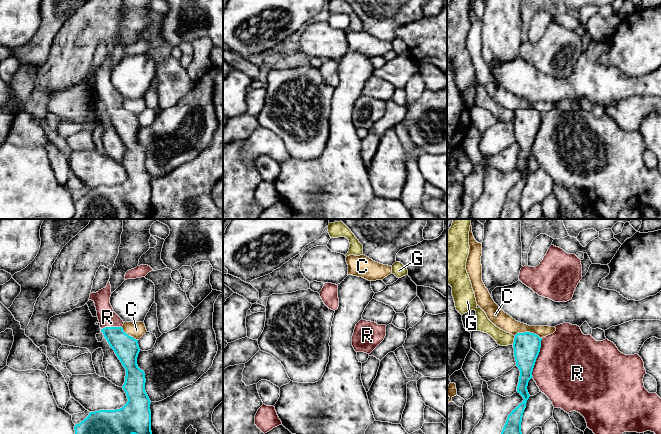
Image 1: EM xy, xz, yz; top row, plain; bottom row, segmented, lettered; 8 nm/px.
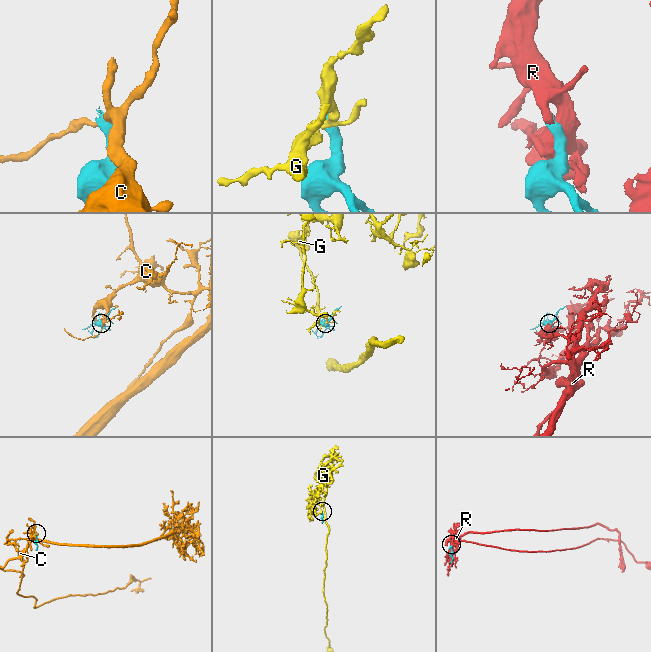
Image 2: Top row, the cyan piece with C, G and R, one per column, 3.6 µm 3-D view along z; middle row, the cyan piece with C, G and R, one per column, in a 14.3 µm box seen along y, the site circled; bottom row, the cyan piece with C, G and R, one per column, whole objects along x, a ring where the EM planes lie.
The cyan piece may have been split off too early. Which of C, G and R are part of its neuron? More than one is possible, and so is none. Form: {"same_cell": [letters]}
{"same_cell": ["R"]}

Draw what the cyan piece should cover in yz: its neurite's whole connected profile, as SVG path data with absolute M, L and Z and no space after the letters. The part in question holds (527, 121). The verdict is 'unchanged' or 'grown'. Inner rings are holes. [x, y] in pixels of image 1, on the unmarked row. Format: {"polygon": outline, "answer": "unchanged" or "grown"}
{"polygon": "M563 99L555 104L553 110L543 114L530 108L515 111L514 133L520 146L517 168L524 176L508 191L498 219L524 219L521 198L530 173L527 162L531 154L540 167L550 175L554 184L561 184L567 189L571 187L580 189L585 194L587 203L597 212L597 216L603 219L616 219L624 208L651 207L657 213L661 213L661 174L656 169L649 169L644 163L643 154L646 146L642 134L638 130L621 129L608 115L596 117L591 111L584 111L577 101Z", "answer": "grown"}

